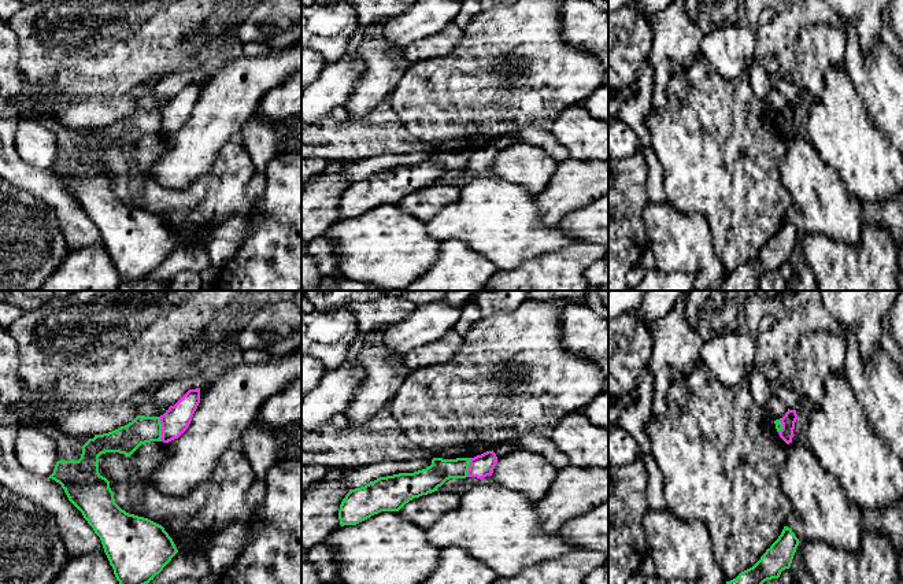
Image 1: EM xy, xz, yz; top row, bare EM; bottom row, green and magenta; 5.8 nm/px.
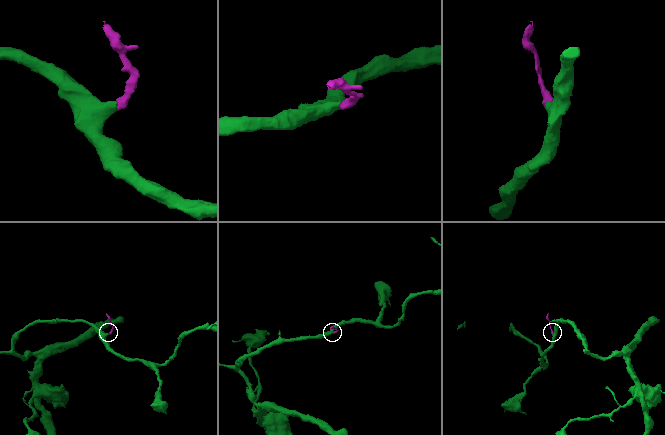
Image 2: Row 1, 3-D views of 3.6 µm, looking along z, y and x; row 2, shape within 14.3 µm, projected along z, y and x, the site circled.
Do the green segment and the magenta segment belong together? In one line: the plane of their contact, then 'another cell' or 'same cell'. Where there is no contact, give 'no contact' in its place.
xy | another cell

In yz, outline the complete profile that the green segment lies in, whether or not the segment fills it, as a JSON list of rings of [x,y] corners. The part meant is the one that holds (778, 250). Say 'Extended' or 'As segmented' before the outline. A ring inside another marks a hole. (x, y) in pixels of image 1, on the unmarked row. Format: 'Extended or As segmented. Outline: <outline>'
As segmented. Outline: [[[784,219],[760,252],[736,271],[726,274],[723,282],[714,291],[759,291],[759,281],[765,274],[778,271],[782,263],[791,260],[799,236],[792,222]]]

